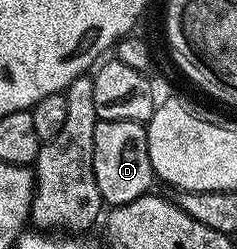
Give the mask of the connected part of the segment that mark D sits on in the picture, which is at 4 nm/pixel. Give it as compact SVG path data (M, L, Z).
M97 121L94 127L94 179L98 179L98 191L102 195L105 206L125 205L134 199L145 196L154 182L152 164L150 163L150 147L148 131L138 121Z

